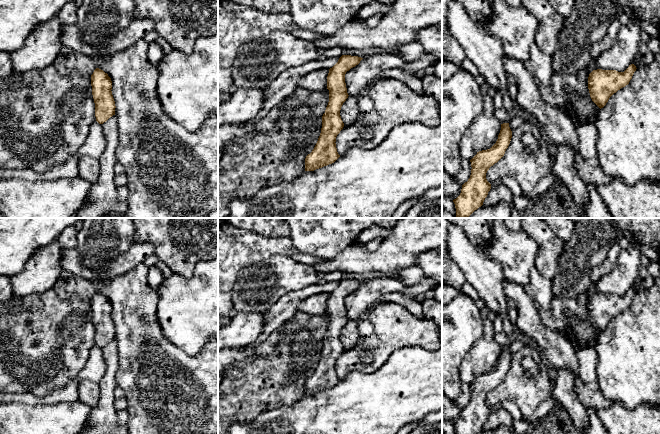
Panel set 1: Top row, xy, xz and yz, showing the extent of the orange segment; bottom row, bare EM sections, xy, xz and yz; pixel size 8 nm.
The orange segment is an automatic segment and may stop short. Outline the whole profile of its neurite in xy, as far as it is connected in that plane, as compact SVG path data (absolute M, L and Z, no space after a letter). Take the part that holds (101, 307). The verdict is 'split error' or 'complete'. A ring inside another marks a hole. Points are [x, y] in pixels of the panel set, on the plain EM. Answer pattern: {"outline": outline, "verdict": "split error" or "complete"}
{"outline": "M96 292L91 299L92 319L95 327L95 341L103 348L115 339L115 325L112 319L111 302L103 294Z", "verdict": "complete"}

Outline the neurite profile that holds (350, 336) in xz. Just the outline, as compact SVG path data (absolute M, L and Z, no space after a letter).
M348 320L340 334L340 340L344 350L354 348L361 339L362 336L359 333L358 322L355 320Z

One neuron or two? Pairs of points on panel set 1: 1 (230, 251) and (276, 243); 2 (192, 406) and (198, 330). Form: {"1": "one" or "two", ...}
{"1": "one", "2": "two"}

